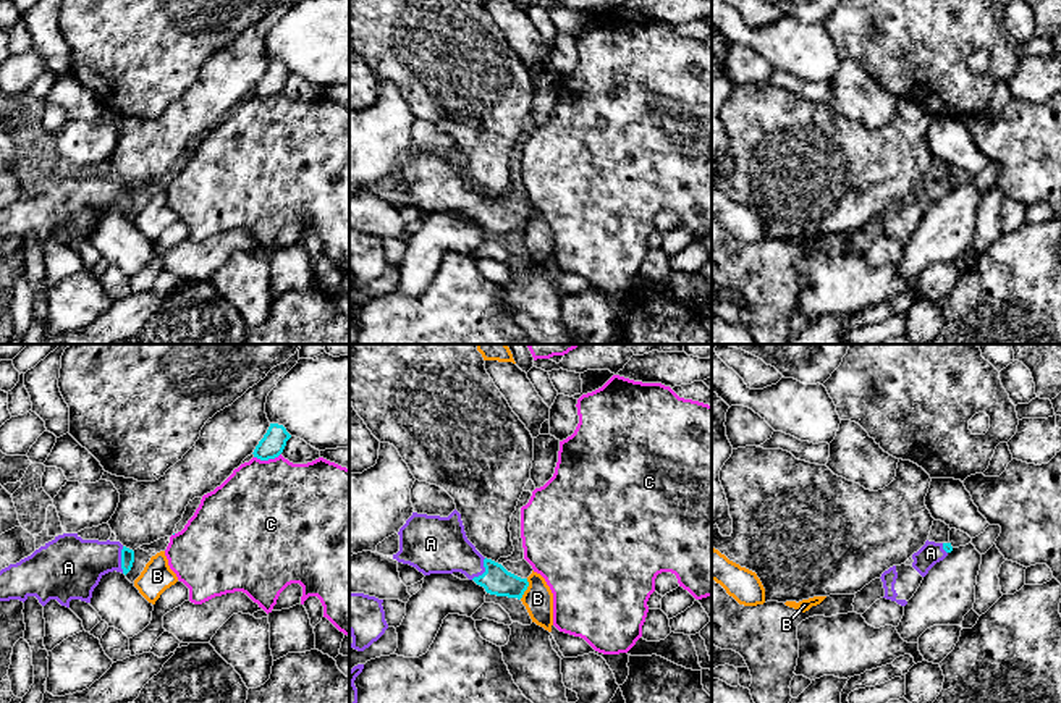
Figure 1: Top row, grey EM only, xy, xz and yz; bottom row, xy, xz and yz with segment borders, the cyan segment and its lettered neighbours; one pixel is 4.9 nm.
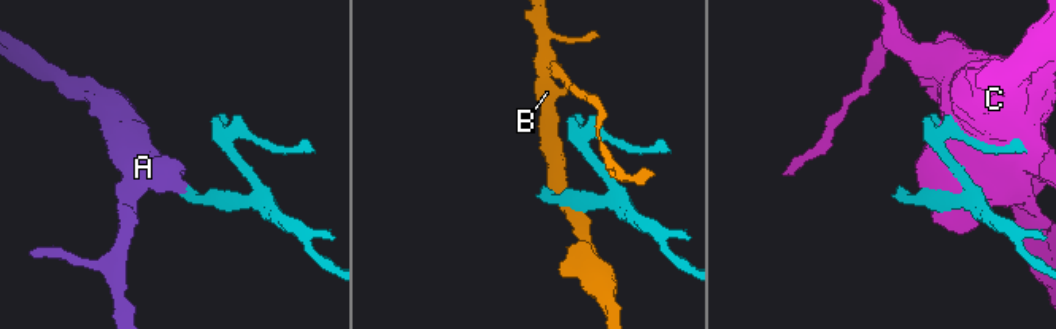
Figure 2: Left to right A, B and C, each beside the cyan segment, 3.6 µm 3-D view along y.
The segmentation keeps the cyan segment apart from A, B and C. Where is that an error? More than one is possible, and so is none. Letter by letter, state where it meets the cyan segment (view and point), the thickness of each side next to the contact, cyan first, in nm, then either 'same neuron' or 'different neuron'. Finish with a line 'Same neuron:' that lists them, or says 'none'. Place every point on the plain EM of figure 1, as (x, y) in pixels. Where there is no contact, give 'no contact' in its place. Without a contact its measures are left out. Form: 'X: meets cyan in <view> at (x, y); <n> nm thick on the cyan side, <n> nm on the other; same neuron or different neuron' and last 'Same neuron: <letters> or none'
A: meets cyan in xy at (122, 197); 60 nm thick on the cyan side, 300 nm on the other; same neuron
B: meets cyan in xz at (526, 227); 140 nm thick on the cyan side, 150 nm on the other; different neuron
C: meets cyan in xy at (267, 97); 120 nm thick on the cyan side, 500 nm on the other; different neuron
Same neuron: A

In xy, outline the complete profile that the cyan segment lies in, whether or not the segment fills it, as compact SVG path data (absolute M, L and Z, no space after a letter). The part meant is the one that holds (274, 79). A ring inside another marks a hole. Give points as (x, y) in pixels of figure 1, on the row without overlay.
M270 61L267 71L259 79L252 92L260 99L275 97L283 91L290 76L291 73L283 63Z

